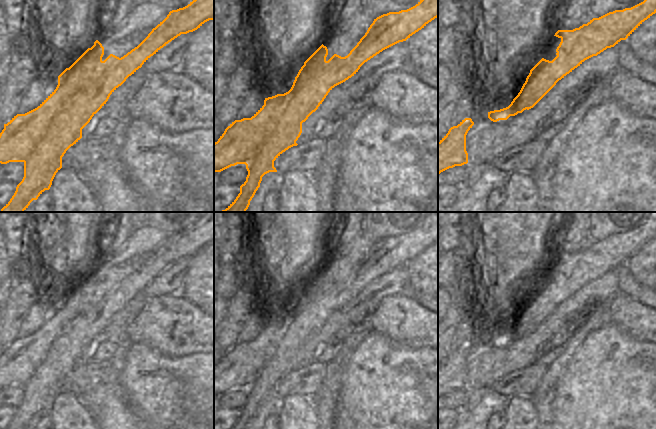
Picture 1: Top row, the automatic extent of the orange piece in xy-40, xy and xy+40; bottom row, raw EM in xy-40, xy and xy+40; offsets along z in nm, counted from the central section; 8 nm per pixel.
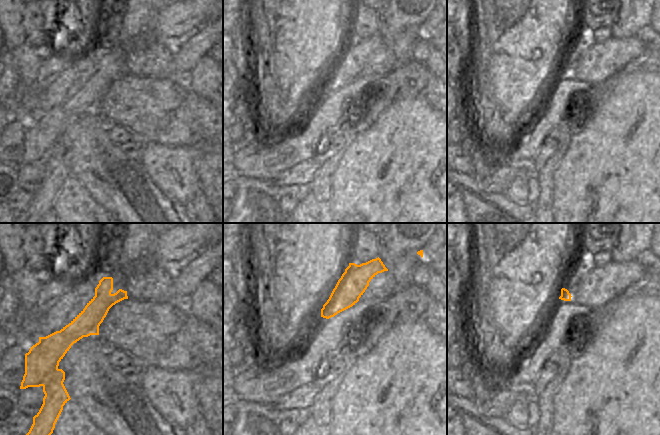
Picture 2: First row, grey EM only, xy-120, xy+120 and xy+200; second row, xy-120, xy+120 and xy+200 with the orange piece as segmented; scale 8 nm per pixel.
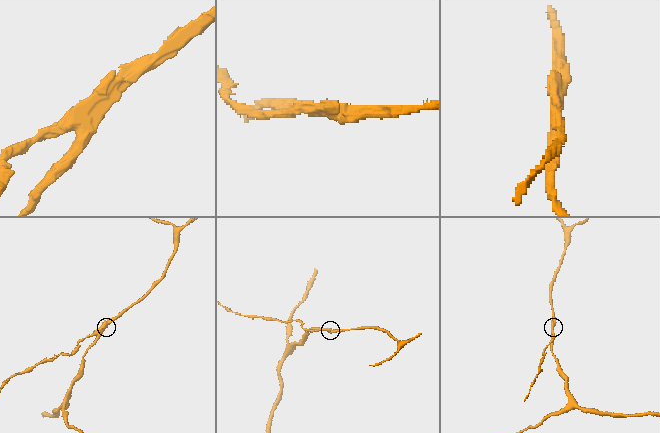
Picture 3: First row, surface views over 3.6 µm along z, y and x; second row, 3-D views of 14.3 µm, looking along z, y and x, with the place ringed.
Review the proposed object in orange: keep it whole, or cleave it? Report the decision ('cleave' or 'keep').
cleave

